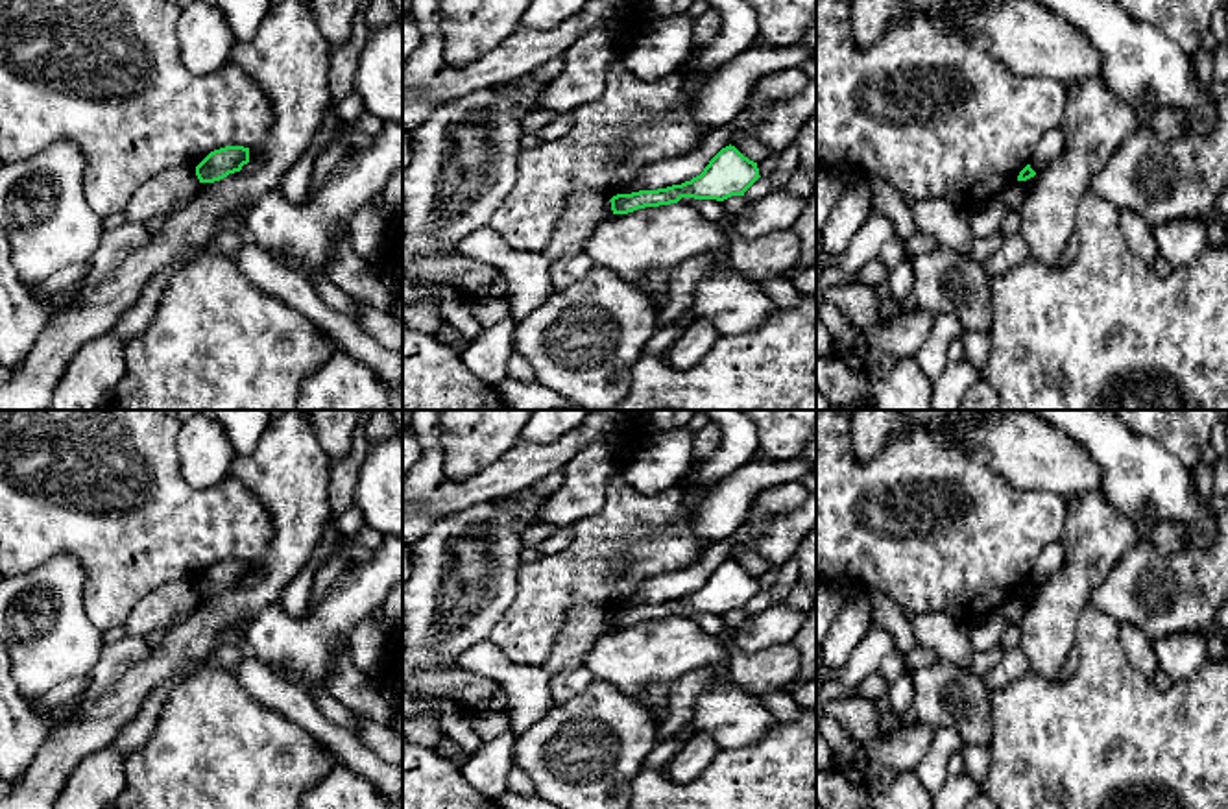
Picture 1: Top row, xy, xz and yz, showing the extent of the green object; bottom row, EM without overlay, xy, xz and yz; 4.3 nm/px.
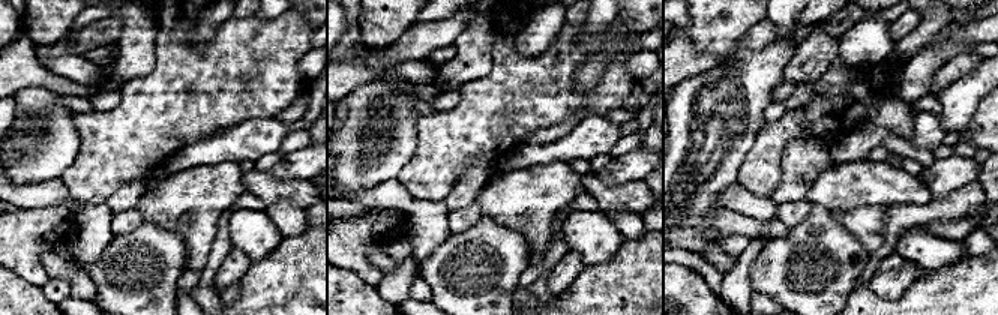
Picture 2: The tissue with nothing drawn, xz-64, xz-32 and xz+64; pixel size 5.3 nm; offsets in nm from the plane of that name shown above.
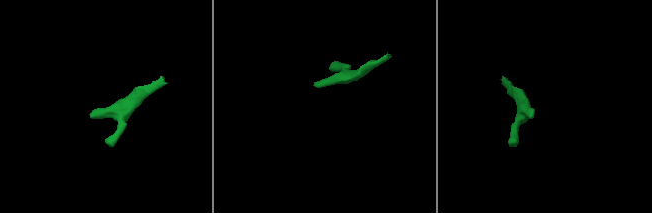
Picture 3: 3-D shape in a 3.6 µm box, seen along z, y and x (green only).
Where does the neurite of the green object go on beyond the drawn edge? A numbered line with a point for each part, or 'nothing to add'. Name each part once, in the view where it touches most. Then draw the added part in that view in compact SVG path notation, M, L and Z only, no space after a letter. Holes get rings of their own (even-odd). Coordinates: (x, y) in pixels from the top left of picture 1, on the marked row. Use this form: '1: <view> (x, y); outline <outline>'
nothing to add

